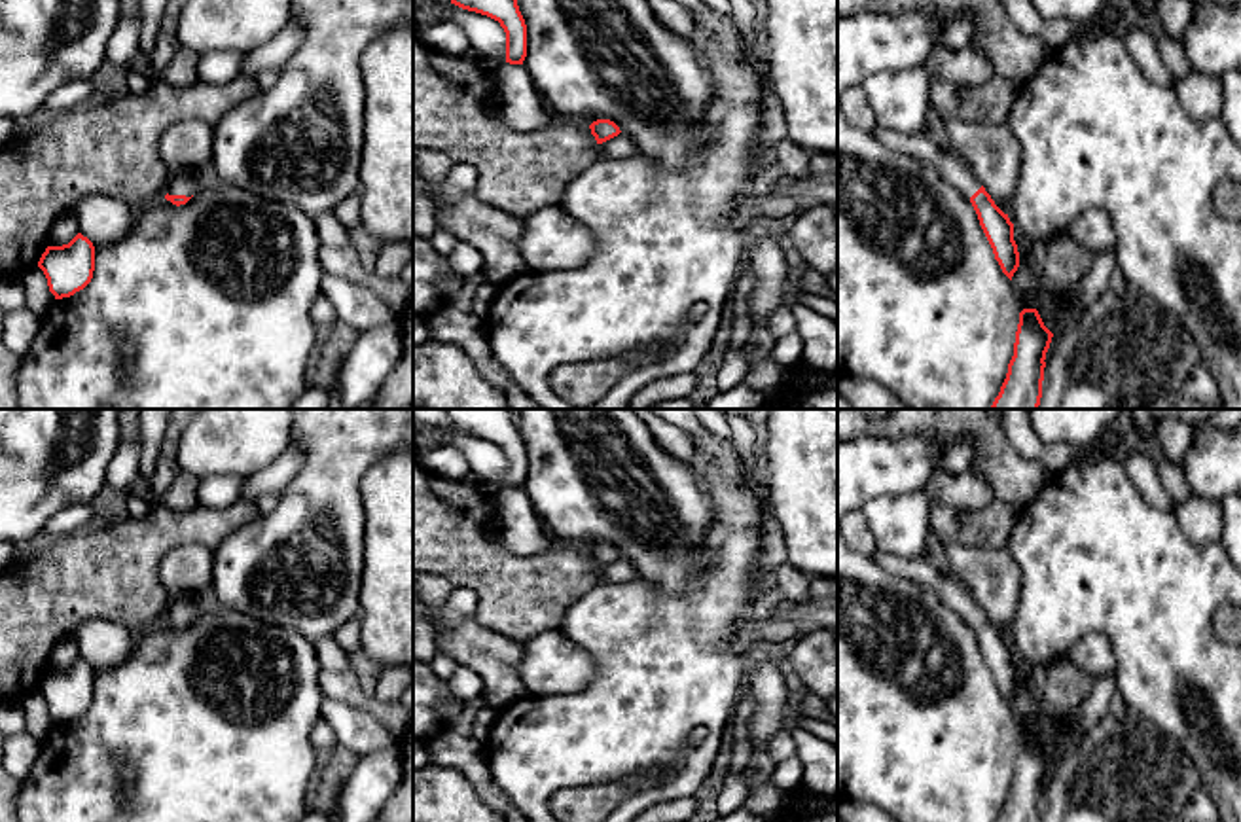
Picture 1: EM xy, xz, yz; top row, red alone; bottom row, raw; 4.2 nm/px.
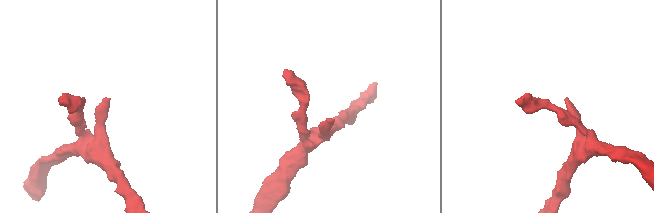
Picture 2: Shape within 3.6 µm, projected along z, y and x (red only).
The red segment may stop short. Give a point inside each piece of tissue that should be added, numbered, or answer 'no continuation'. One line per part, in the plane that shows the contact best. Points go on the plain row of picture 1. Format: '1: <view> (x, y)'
1: xy (186, 607)

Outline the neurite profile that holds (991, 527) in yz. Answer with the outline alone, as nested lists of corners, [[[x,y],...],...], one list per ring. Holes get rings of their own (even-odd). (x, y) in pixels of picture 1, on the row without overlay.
[[[991,504],[978,511],[936,506],[930,511],[930,530],[942,542],[970,547],[1008,547],[1017,511],[1008,504]]]

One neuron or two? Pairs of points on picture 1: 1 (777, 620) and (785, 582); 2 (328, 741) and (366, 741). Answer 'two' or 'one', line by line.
1: two
2: two

